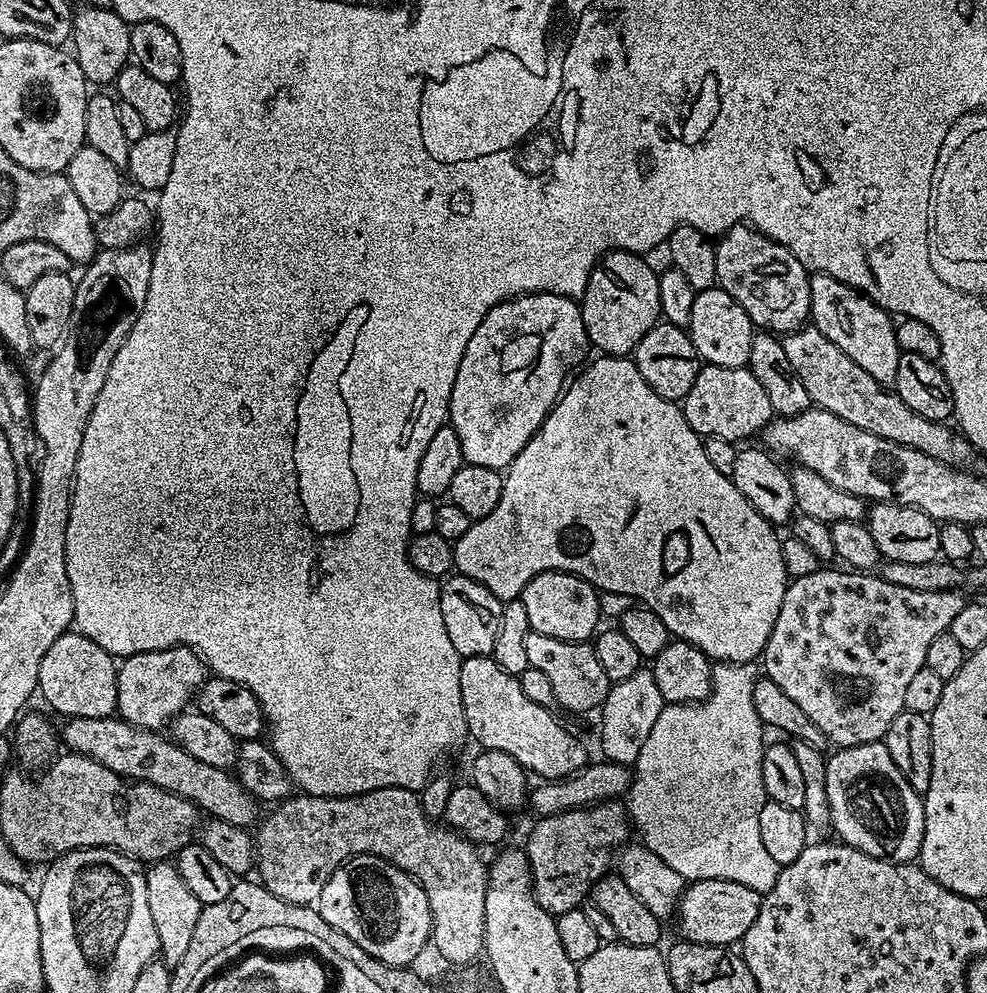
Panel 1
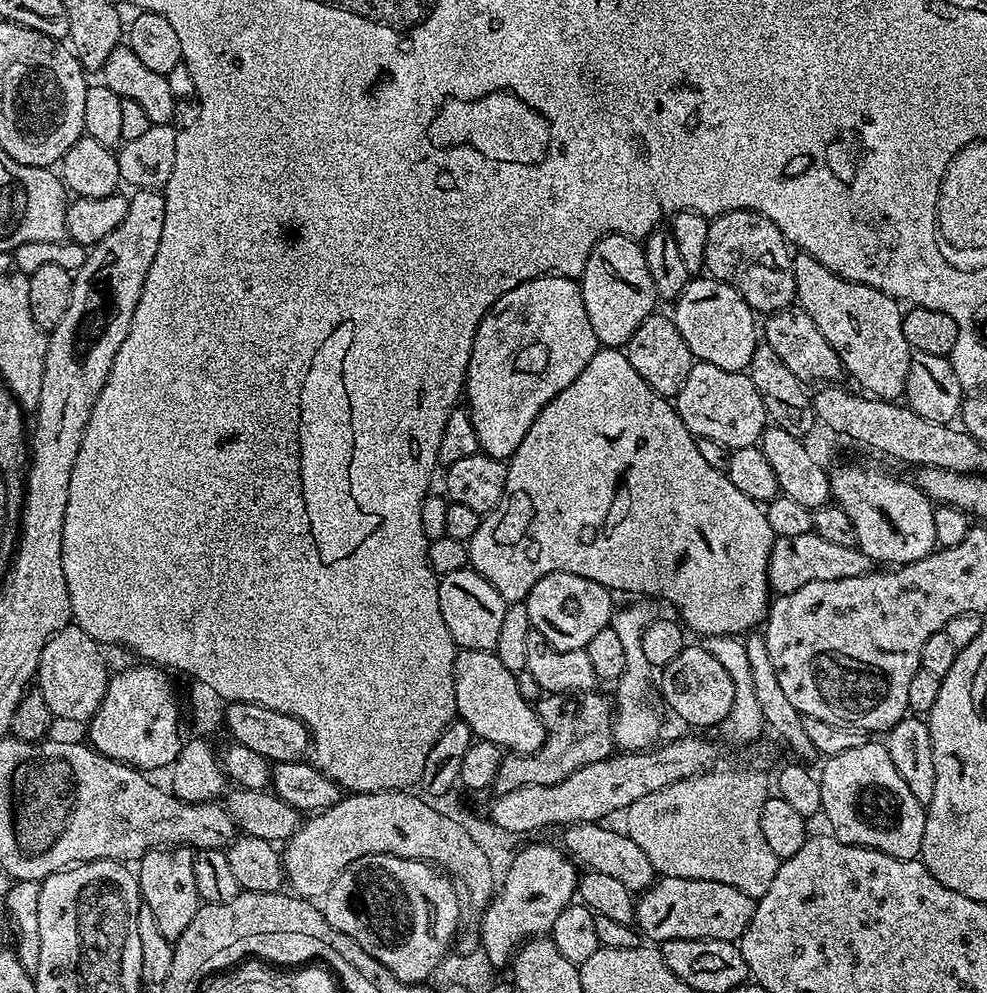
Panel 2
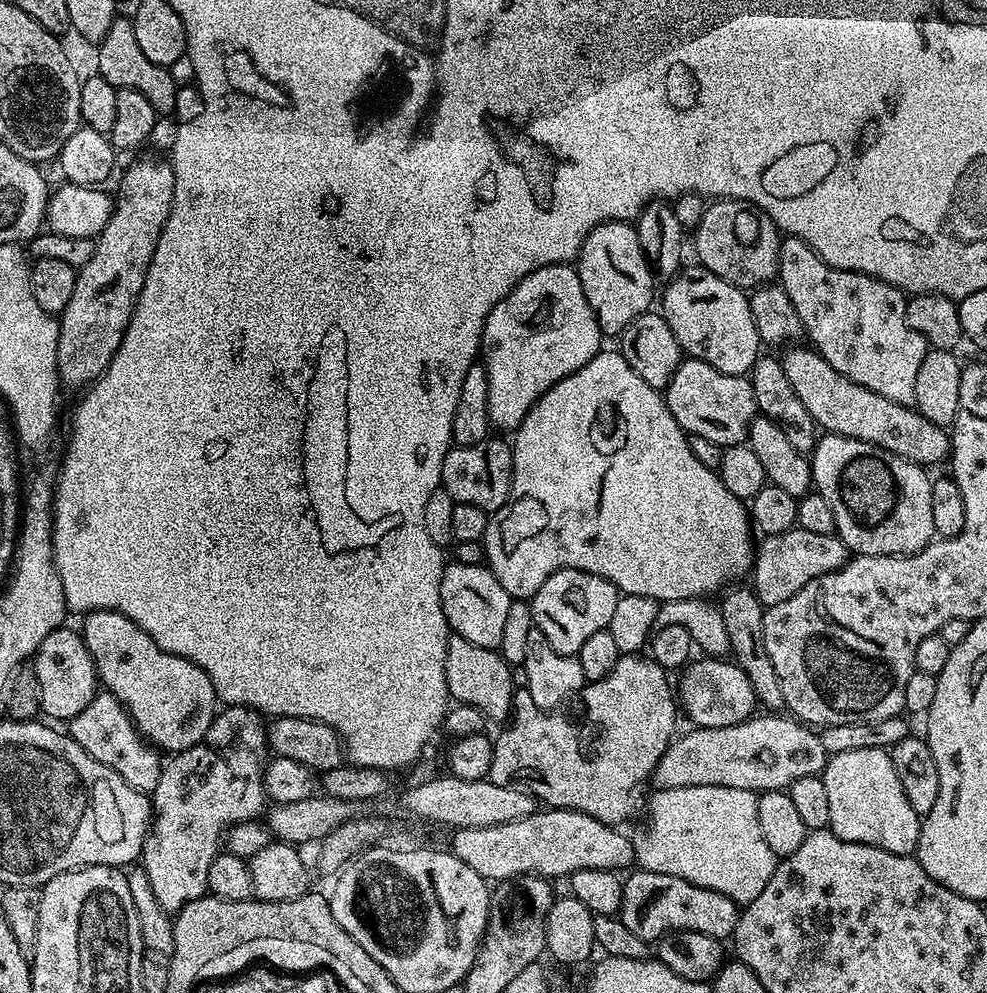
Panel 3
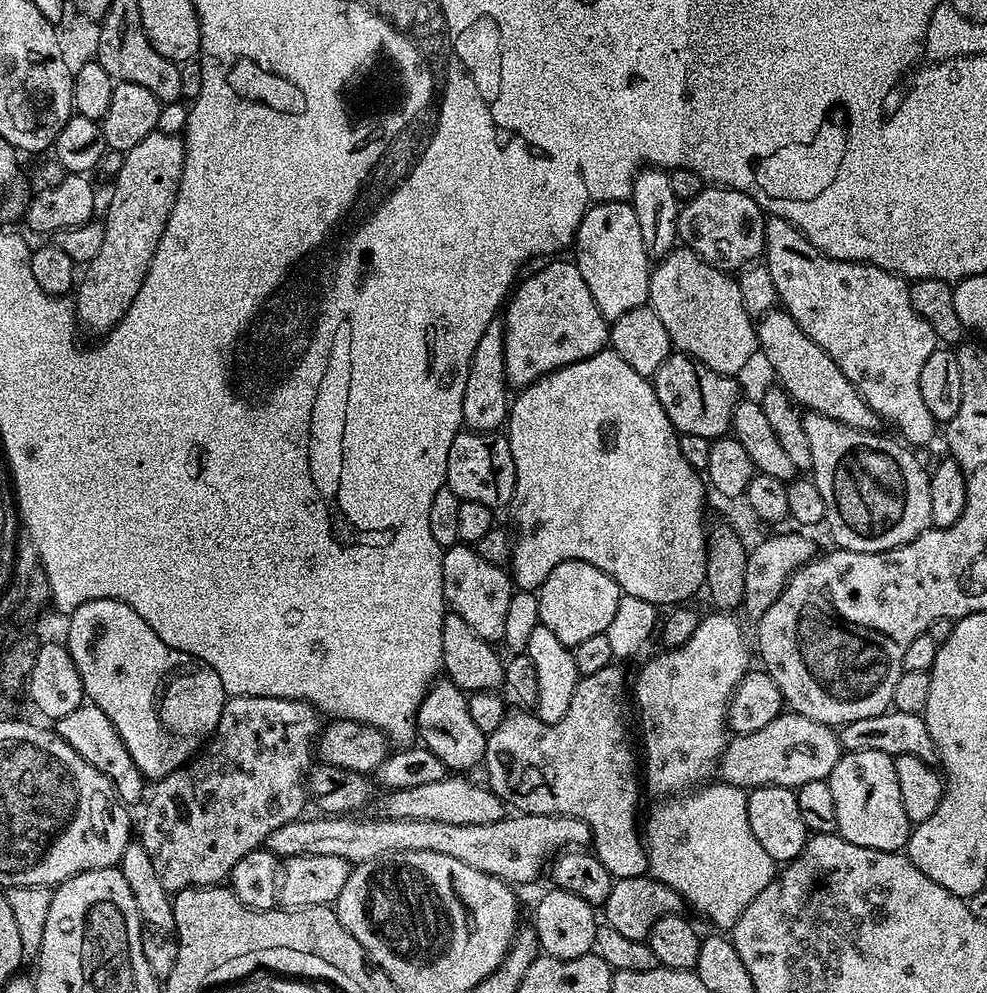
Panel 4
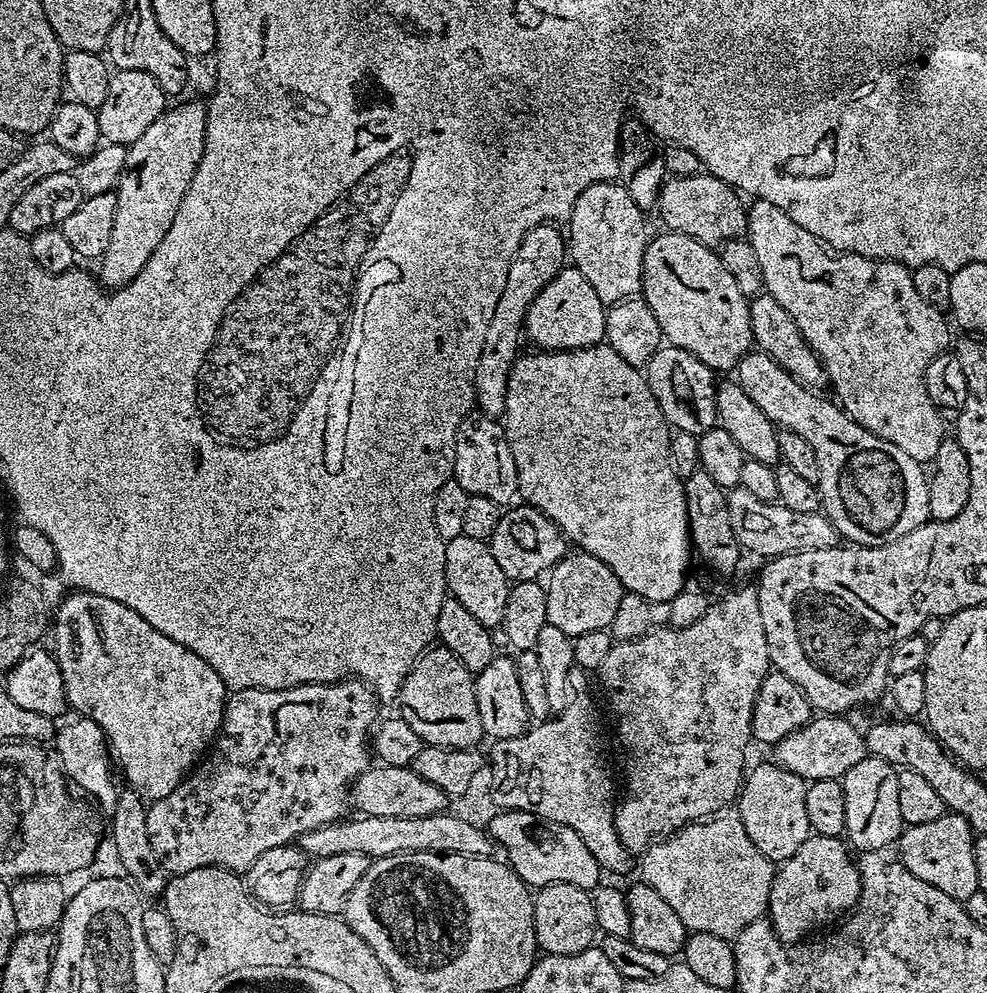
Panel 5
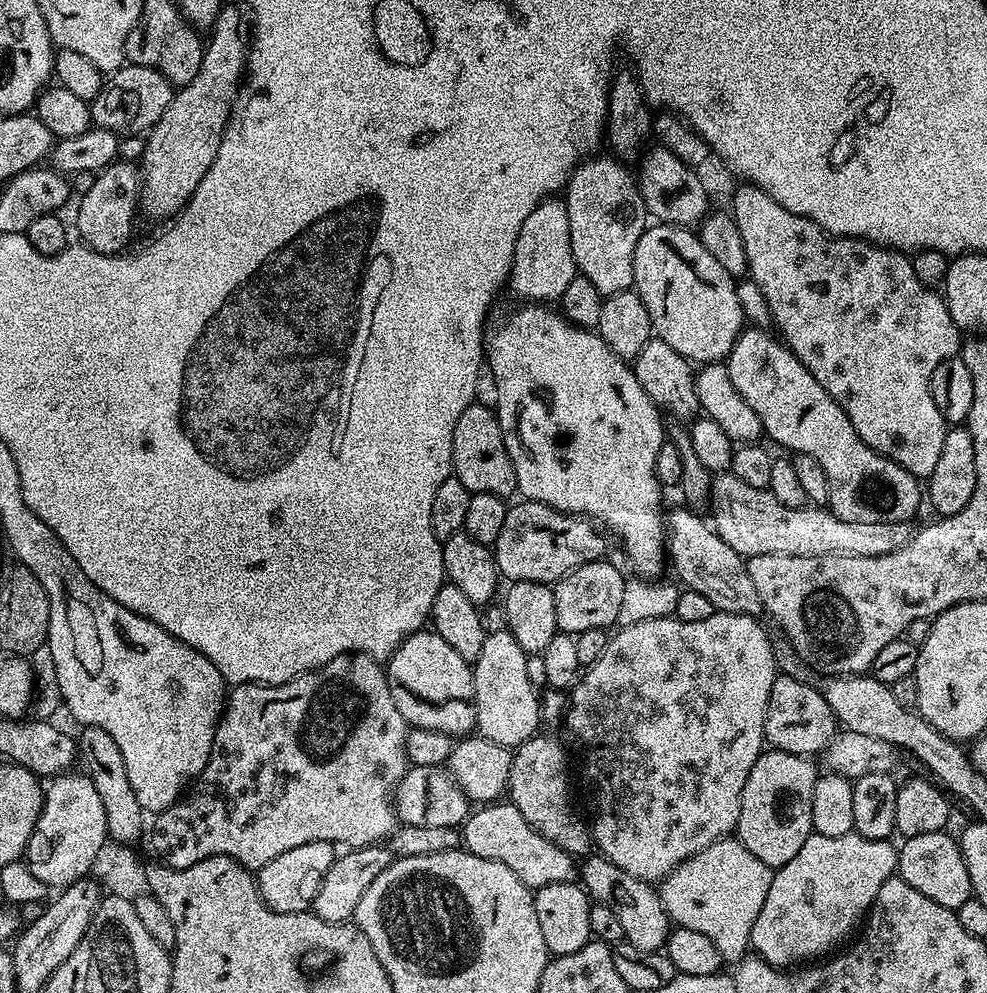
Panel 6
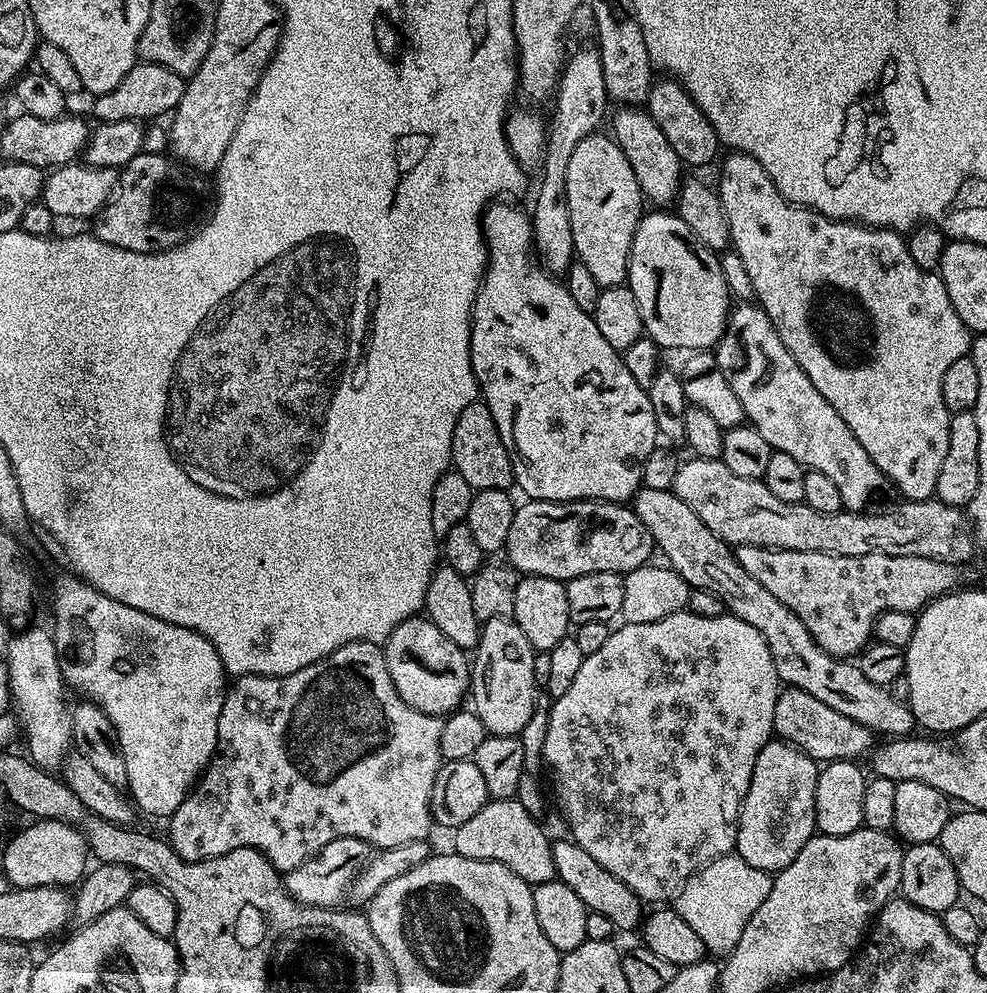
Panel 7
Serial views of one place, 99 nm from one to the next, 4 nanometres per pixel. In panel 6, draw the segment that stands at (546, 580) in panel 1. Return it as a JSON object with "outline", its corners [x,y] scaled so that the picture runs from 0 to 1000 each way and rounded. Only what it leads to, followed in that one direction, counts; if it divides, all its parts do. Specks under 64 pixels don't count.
{"outline":[[[615,563],[603,564],[586,570],[561,588],[561,614],[563,631],[576,638],[610,632],[619,633],[626,622],[626,610],[630,606],[630,594],[634,583]]]}

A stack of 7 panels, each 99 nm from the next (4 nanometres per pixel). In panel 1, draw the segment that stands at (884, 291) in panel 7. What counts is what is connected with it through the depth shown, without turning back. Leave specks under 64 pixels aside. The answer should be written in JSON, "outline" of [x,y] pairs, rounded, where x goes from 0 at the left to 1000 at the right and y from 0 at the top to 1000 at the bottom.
{"outline":[[[828,274],[821,281],[822,325],[857,356],[865,361],[881,381],[891,387],[903,388],[910,377],[910,361],[913,353],[908,343],[908,326],[905,319],[892,310],[880,298],[874,298],[869,291],[849,284],[835,274]]]}

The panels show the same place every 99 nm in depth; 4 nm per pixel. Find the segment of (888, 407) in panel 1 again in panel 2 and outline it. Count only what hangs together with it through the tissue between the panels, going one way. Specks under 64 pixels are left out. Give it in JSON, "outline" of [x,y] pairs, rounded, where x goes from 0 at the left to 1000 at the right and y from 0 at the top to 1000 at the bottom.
{"outline":[[[799,308],[781,315],[777,319],[778,322],[772,326],[772,342],[780,348],[780,352],[784,352],[784,356],[788,356],[788,361],[792,361],[792,365],[796,365],[796,369],[816,388],[824,389],[843,389],[848,386],[850,379],[856,378],[853,365],[849,361],[849,356],[845,356],[845,348],[841,348],[841,344],[837,344],[837,340],[833,340],[833,332],[829,332],[829,328],[825,328],[825,320],[821,320],[821,316],[817,316],[817,312],[813,312],[810,308]]]}

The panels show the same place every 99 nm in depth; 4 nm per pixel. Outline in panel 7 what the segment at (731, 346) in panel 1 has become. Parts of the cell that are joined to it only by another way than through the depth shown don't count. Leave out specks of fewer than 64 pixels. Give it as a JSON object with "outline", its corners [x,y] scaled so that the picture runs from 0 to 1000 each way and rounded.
{"outline":[[[661,211],[649,218],[648,227],[640,241],[638,248],[638,256],[636,257],[636,281],[634,288],[642,296],[642,304],[646,304],[646,316],[650,316],[650,324],[652,332],[666,348],[666,351],[673,350],[697,350],[693,352],[721,352],[729,345],[729,341],[734,339],[734,331],[738,329],[738,316],[740,313],[740,295],[736,288],[736,280],[732,276],[732,268],[729,267],[729,258],[720,254],[711,244],[707,244],[707,240],[703,240],[703,236],[699,236],[699,228],[695,228],[695,224],[691,224],[688,216],[677,215],[677,211]]]}

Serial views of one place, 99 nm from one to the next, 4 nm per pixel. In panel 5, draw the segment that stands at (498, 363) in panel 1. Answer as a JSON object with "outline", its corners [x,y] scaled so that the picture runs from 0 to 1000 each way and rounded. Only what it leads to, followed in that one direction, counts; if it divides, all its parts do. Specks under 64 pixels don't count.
{"outline":[[[572,268],[567,271],[563,279],[550,290],[537,304],[535,315],[531,321],[531,334],[543,345],[544,351],[553,354],[580,354],[583,350],[601,350],[603,346],[613,345],[614,336],[614,308],[606,296],[602,296],[602,288],[590,280],[590,276],[583,268]]]}

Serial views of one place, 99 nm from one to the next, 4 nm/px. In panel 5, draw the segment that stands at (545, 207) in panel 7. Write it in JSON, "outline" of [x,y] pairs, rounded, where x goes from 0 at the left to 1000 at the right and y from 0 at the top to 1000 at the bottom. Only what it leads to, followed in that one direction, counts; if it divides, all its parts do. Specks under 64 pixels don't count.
{"outline":[[[546,226],[529,240],[517,268],[513,272],[513,289],[501,308],[501,320],[492,328],[492,341],[488,343],[488,356],[480,373],[481,410],[491,419],[510,420],[513,413],[513,393],[519,367],[527,350],[531,334],[531,321],[537,304],[550,292],[573,266],[573,238],[564,227]]]}

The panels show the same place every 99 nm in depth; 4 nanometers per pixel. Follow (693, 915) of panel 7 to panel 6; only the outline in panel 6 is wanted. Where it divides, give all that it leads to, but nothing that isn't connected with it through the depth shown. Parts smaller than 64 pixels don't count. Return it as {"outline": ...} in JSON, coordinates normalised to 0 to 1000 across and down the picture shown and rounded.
{"outline":[[[749,844],[724,846],[715,856],[691,868],[668,887],[669,907],[682,932],[712,941],[727,953],[730,968],[749,969],[759,962],[764,924],[776,908],[783,875],[776,872]]]}

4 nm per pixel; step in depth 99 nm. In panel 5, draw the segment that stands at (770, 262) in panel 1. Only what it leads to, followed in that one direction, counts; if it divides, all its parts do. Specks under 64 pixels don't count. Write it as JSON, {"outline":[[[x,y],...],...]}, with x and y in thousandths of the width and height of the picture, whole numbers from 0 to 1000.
{"outline":[[[725,177],[674,180],[665,209],[676,233],[695,236],[695,240],[703,240],[722,252],[738,242],[751,241],[758,233],[758,216],[751,194]]]}

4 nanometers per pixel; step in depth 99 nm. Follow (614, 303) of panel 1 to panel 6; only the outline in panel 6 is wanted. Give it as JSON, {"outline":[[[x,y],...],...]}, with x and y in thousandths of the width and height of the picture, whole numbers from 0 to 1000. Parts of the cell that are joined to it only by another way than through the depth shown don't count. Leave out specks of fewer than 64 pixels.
{"outline":[[[596,159],[580,174],[573,186],[573,204],[578,220],[578,248],[584,261],[584,272],[592,278],[610,296],[634,294],[641,289],[640,257],[644,251],[646,240],[650,240],[653,230],[658,229],[659,219],[652,208],[652,200],[648,194],[645,178],[635,173],[633,166],[623,159],[604,161]]]}

